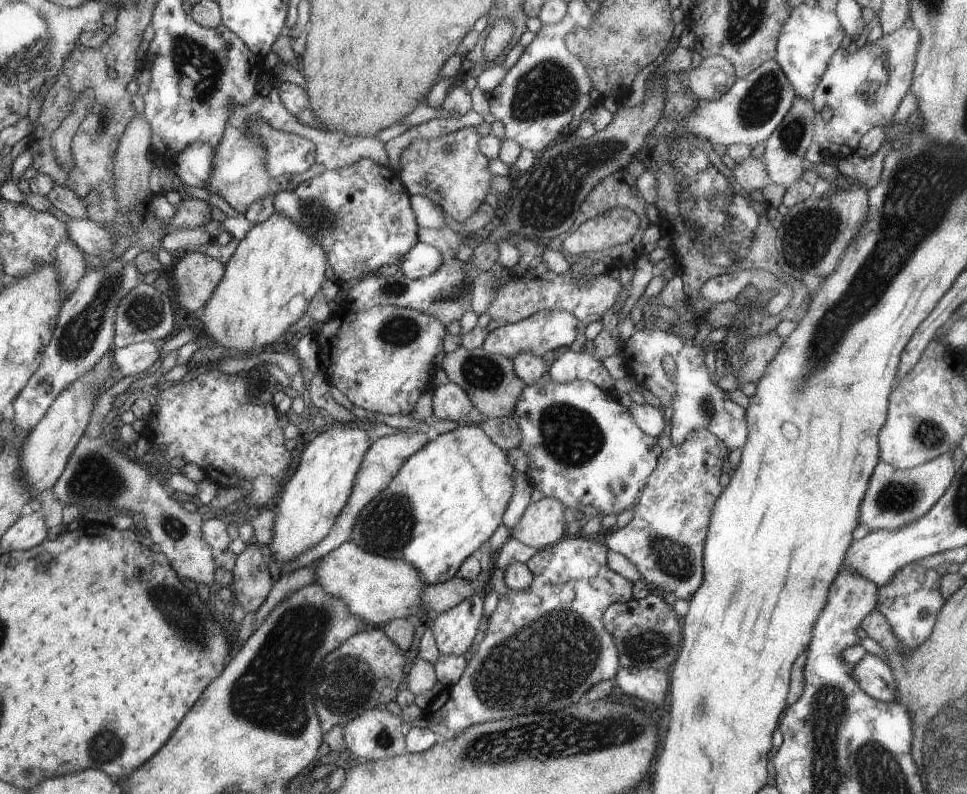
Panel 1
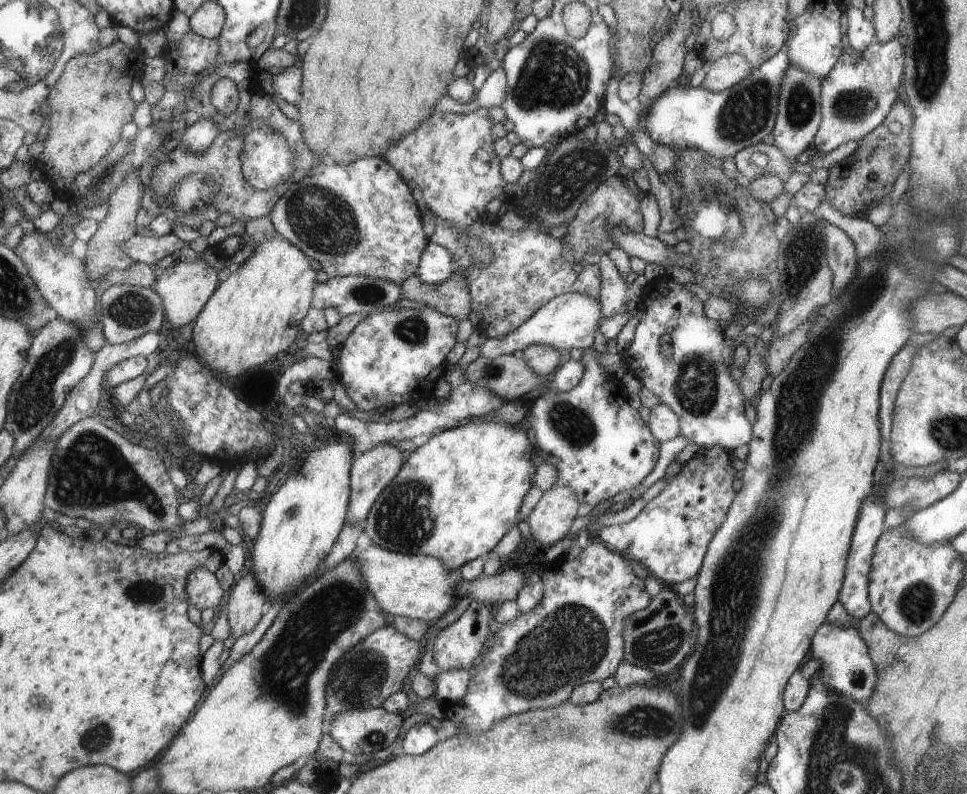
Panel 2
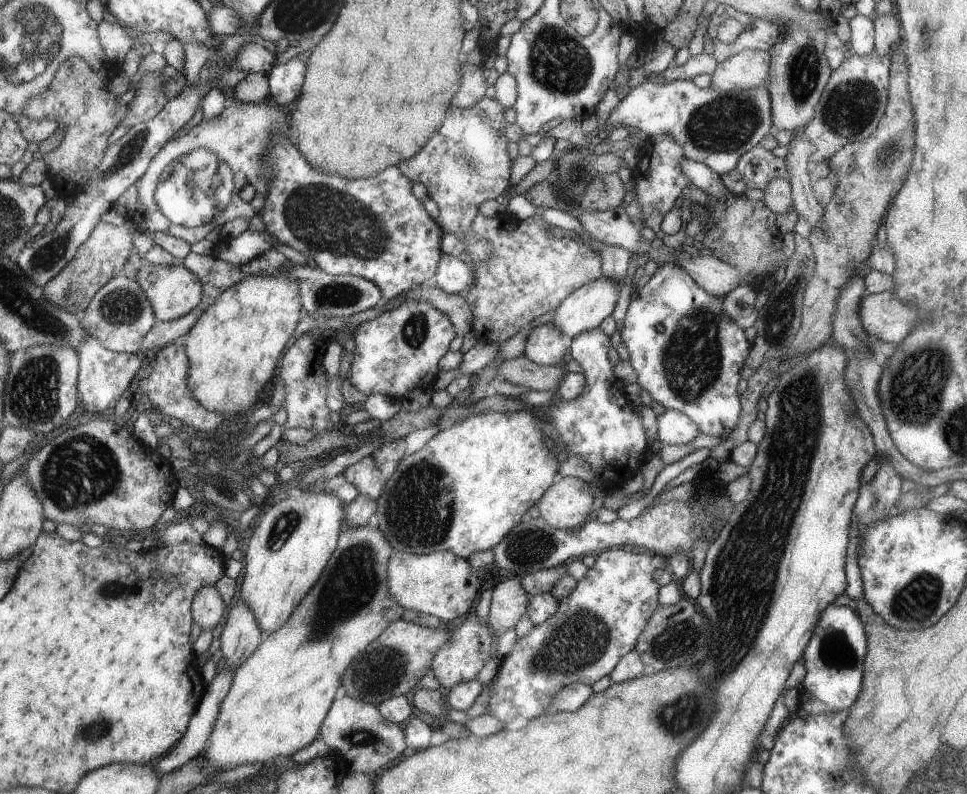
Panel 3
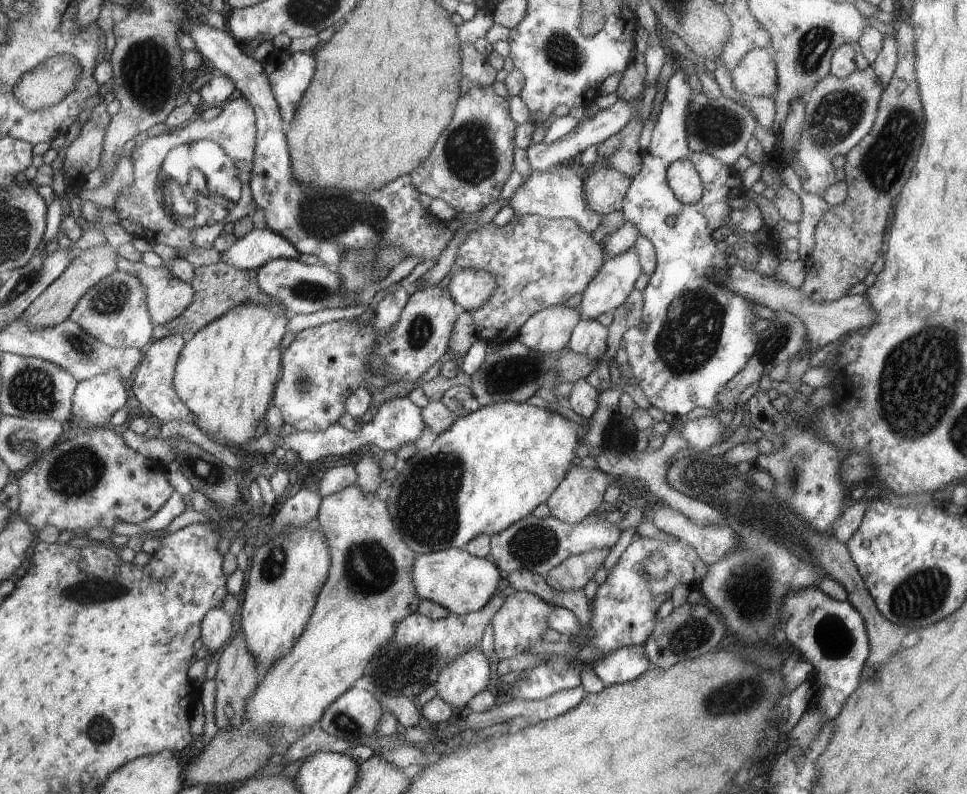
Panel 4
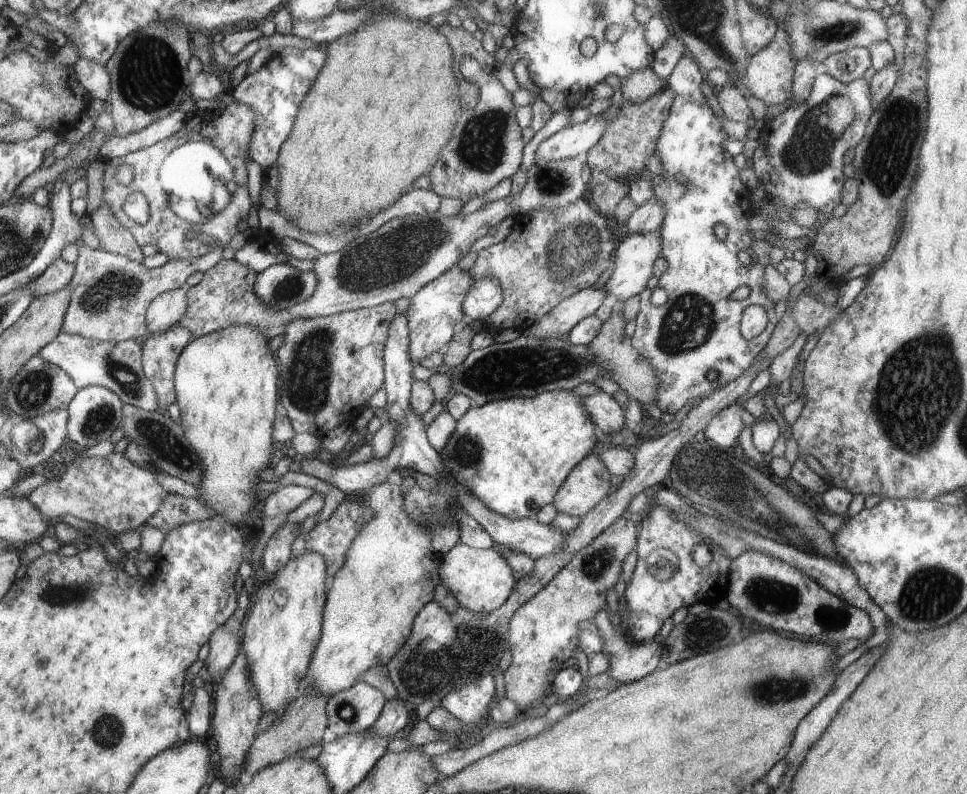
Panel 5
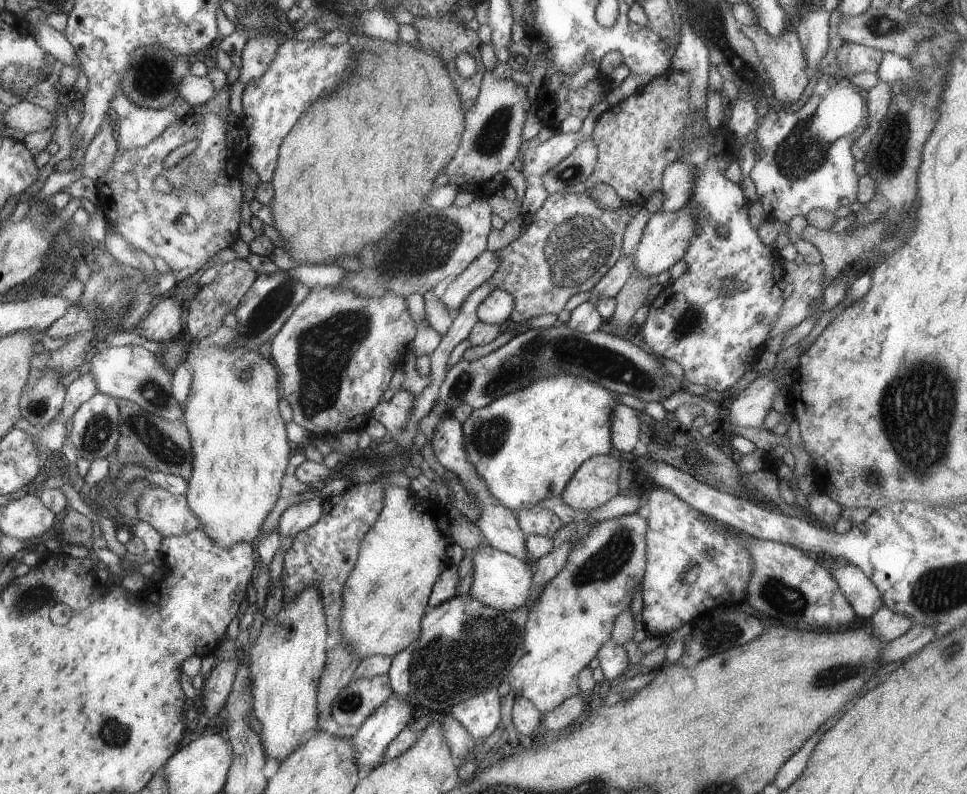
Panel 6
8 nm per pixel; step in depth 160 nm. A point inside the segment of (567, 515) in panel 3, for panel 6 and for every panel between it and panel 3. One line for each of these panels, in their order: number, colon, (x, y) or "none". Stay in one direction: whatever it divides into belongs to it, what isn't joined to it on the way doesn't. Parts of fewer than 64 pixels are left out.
4: (580, 494)
5: (589, 482)
6: (596, 482)

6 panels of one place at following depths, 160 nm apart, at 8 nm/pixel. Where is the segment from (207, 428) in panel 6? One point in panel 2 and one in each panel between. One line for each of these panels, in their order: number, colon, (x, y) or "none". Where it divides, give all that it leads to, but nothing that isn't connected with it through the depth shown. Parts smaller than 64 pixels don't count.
2: (254, 314)
3: (233, 348)
4: (226, 374)
5: (227, 382)

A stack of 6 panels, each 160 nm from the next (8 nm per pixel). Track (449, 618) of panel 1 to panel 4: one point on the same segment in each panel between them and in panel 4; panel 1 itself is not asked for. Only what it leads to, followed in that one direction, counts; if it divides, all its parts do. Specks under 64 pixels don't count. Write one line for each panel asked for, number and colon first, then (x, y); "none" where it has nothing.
2: (456, 646)
3: (464, 655)
4: (469, 674)

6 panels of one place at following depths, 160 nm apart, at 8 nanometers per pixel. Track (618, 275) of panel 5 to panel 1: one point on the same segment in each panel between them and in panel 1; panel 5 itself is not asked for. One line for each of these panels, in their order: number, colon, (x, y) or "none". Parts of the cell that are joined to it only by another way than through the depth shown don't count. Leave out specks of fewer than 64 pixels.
1: (547, 330)
2: (569, 321)
3: (586, 308)
4: (617, 277)

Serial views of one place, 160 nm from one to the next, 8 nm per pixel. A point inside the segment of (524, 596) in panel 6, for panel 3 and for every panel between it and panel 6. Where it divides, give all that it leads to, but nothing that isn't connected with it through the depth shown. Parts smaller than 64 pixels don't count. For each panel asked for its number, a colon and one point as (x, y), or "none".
3: (441, 584)
4: (462, 583)
5: (482, 581)

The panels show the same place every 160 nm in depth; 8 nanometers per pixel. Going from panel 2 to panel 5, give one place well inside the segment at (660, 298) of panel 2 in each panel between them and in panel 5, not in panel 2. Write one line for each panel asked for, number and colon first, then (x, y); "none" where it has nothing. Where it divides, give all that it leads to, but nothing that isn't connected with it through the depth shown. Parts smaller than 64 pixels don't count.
3: (685, 349)
4: (695, 336)
5: (694, 342)

